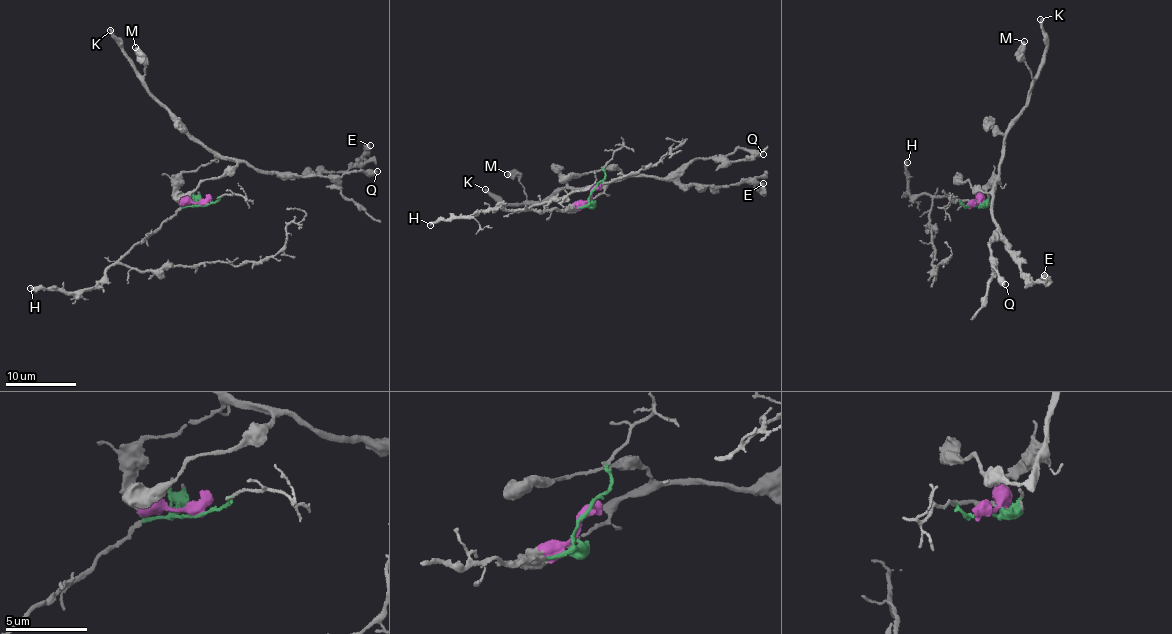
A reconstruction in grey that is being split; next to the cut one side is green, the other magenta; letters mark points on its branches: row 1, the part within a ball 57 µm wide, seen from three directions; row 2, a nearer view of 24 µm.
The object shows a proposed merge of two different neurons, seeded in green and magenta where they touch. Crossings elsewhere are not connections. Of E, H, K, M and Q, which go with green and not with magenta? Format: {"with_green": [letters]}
{"with_green": ["H"]}

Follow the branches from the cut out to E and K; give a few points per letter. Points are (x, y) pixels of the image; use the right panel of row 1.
E: (970, 206), (989, 180), (998, 177), (992, 203), (1001, 237), (1024, 277), (1038, 283), (1044, 281), (1043, 275)
K: (970, 206), (981, 195), (989, 180), (998, 177), (998, 184), (1002, 142), (1026, 100), (1046, 45), (1040, 18)

